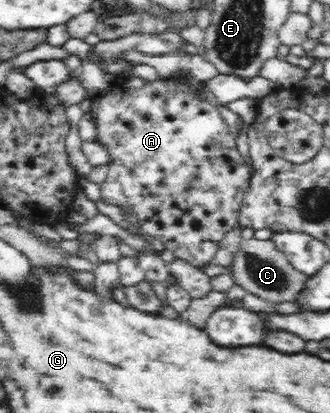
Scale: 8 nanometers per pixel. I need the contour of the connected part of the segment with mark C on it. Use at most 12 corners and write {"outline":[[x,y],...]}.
{"outline":[[243,239],[234,284],[273,304],[298,301],[310,276],[266,239]]}

